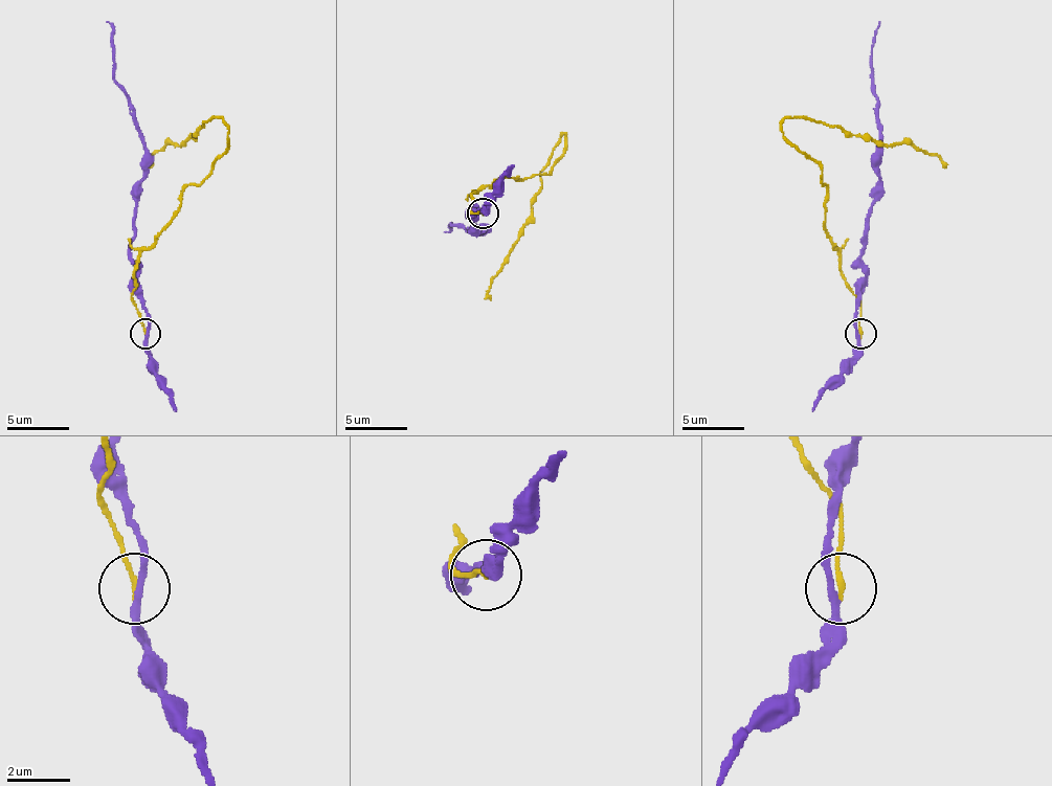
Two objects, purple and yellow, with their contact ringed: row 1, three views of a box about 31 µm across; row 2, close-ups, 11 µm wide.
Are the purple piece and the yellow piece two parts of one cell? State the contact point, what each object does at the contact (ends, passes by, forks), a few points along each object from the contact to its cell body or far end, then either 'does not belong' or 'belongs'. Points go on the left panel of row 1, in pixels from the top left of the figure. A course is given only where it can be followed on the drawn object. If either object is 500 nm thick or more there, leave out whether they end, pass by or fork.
at (146, 333); purple passes by; yellow ends there; purple runs (146, 334), (149, 312), (130, 250), (146, 144), (130, 98), (115, 80), (115, 45), (106, 21); yellow runs (146, 334), (133, 297), (136, 256), (226, 151), (226, 124), (205, 120), (146, 166); does not belong

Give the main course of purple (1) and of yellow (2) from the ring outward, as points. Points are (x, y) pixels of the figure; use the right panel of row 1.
1: (859, 334), (856, 312), (866, 275), (859, 250), (878, 179), (878, 98), (872, 80), (878, 21)
2: (859, 334), (859, 297), (829, 241), (823, 173), (785, 138), (785, 117), (907, 141), (946, 166)

